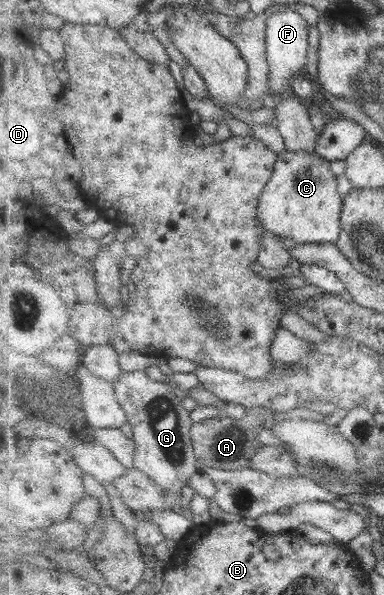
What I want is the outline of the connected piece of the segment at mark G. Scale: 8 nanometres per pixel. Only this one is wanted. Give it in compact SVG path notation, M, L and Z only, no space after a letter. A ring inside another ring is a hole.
M144 370L123 371L114 384L114 393L133 431L135 468L148 475L162 491L164 501L174 506L182 498L182 490L188 486L188 480L200 472L196 467L197 457L191 438L195 424L191 412L182 406L182 398L172 391L168 383L149 378Z

